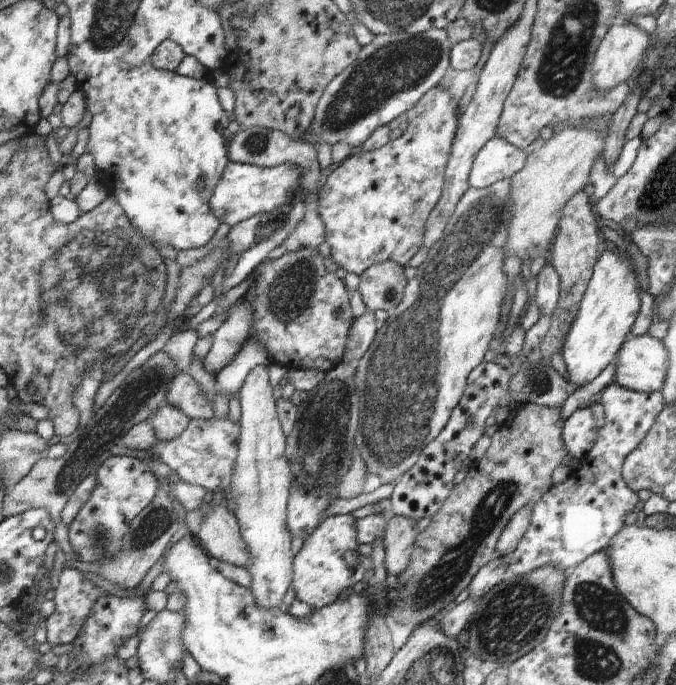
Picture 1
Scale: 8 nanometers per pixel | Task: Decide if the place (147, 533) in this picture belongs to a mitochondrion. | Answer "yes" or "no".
yes

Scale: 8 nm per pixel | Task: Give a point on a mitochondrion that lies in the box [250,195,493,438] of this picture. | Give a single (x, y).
(287, 296)

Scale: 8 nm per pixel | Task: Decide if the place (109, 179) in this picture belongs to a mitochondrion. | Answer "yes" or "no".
no

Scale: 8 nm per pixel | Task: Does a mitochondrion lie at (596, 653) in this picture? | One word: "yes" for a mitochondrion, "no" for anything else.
yes

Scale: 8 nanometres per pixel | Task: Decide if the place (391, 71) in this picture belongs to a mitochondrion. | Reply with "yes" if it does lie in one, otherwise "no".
yes

